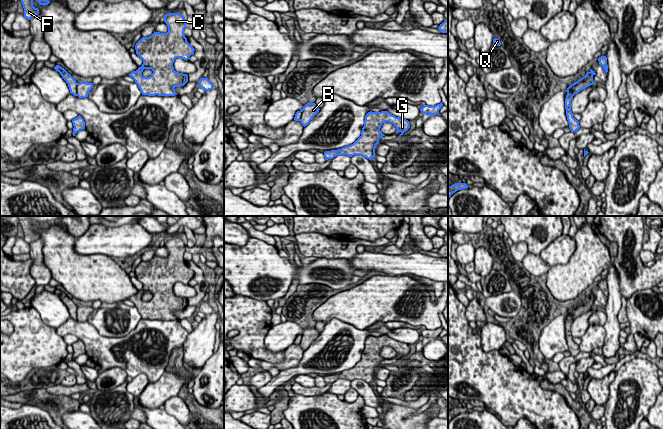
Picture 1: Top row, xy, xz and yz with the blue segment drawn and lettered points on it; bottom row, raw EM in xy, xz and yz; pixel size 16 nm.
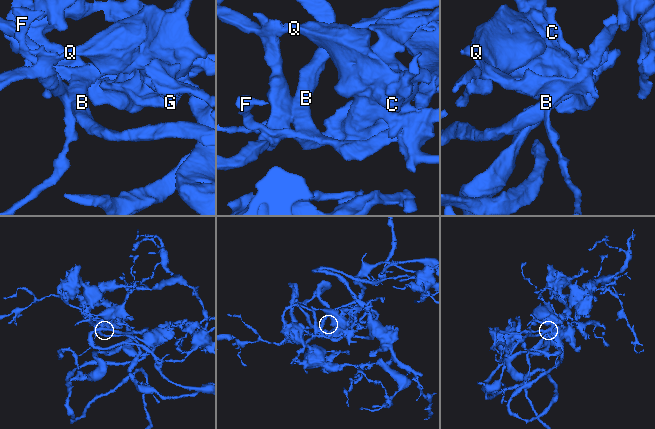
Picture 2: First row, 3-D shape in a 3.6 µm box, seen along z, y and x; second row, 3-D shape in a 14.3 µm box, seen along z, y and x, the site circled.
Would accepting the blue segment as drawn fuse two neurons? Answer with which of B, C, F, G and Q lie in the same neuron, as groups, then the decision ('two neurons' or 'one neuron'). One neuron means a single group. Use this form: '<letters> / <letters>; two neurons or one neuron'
B C F G Q; one neuron

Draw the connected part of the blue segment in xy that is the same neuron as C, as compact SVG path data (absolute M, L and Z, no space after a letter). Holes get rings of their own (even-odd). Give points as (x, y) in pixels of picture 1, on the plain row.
M170 237L164 239L163 244L168 250L167 257L155 256L149 261L142 261L135 269L136 278L143 284L143 288L136 295L129 298L138 309L142 319L148 320L175 320L175 311L184 310L188 306L188 299L176 296L173 287L176 282L188 284L194 278L195 273L188 267L184 259L186 244L183 239ZM144 293L151 293L153 297L149 301L143 301Z

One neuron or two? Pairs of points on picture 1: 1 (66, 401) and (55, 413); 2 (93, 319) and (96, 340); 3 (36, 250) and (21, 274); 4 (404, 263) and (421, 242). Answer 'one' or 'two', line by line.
1: one
2: two
3: two
4: two

